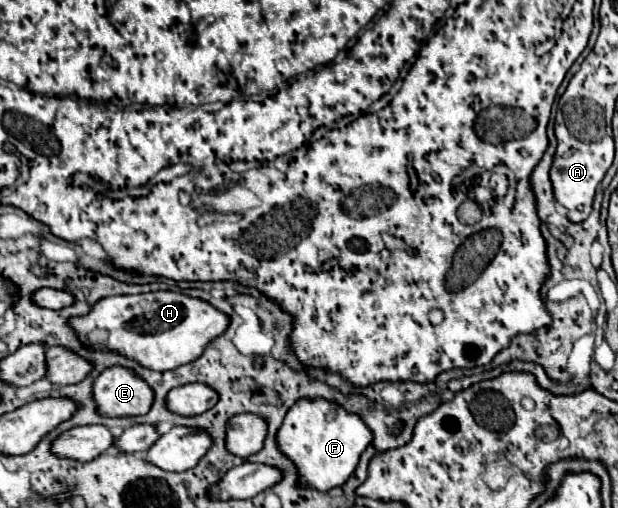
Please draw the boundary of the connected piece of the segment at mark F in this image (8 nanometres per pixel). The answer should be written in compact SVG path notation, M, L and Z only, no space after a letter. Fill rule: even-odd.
M300 398L286 414L278 432L278 446L296 462L302 484L322 492L342 486L350 478L362 452L372 444L372 440L374 434L362 416L352 414L344 406L324 398Z

